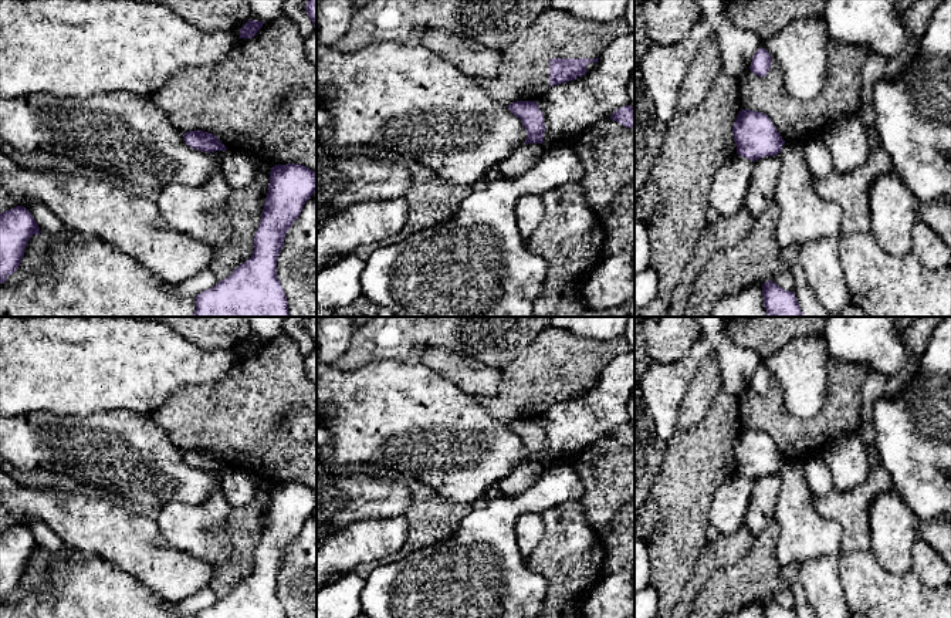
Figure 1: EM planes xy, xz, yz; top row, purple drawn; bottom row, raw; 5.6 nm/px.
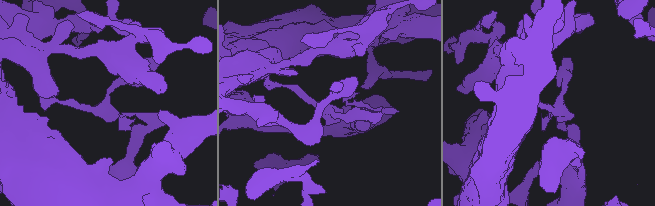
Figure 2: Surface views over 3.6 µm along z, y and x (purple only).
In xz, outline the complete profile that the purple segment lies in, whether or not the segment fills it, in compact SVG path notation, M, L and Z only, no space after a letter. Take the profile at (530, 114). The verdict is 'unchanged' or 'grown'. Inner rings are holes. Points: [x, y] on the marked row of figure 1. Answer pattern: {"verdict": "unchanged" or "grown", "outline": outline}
{"verdict": "unchanged", "outline": "M515 101L507 105L507 108L521 119L527 131L525 145L544 142L544 114L535 101Z"}

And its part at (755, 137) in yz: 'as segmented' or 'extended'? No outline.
as segmented

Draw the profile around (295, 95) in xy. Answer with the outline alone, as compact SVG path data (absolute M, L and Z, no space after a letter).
M292 87L287 97L281 99L281 104L285 109L299 109L299 104L305 101L305 94L301 87Z

